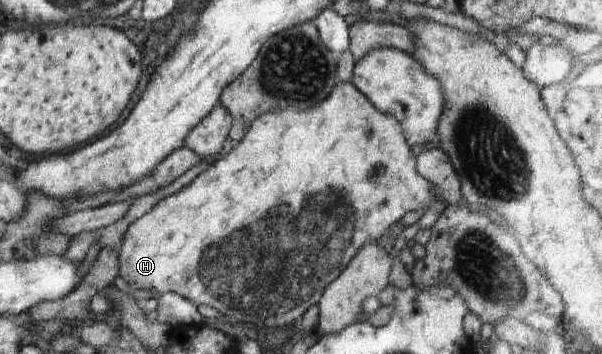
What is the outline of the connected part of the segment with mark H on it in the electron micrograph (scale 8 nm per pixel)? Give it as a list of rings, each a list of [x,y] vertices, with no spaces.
[[[339,80],[330,94],[320,102],[320,106],[316,105],[306,110],[292,108],[261,114],[254,119],[236,148],[220,156],[214,164],[198,174],[188,185],[162,198],[147,214],[129,224],[119,250],[119,282],[130,291],[130,286],[152,292],[156,290],[158,295],[170,291],[187,298],[196,306],[208,304],[223,314],[226,322],[239,324],[250,330],[293,327],[294,322],[306,312],[307,308],[318,304],[327,286],[340,276],[359,248],[370,241],[378,240],[381,234],[392,225],[400,223],[406,213],[420,211],[424,214],[437,203],[439,208],[445,205],[437,200],[432,182],[416,170],[411,146],[408,146],[404,131],[396,117],[378,110],[351,81]]]

